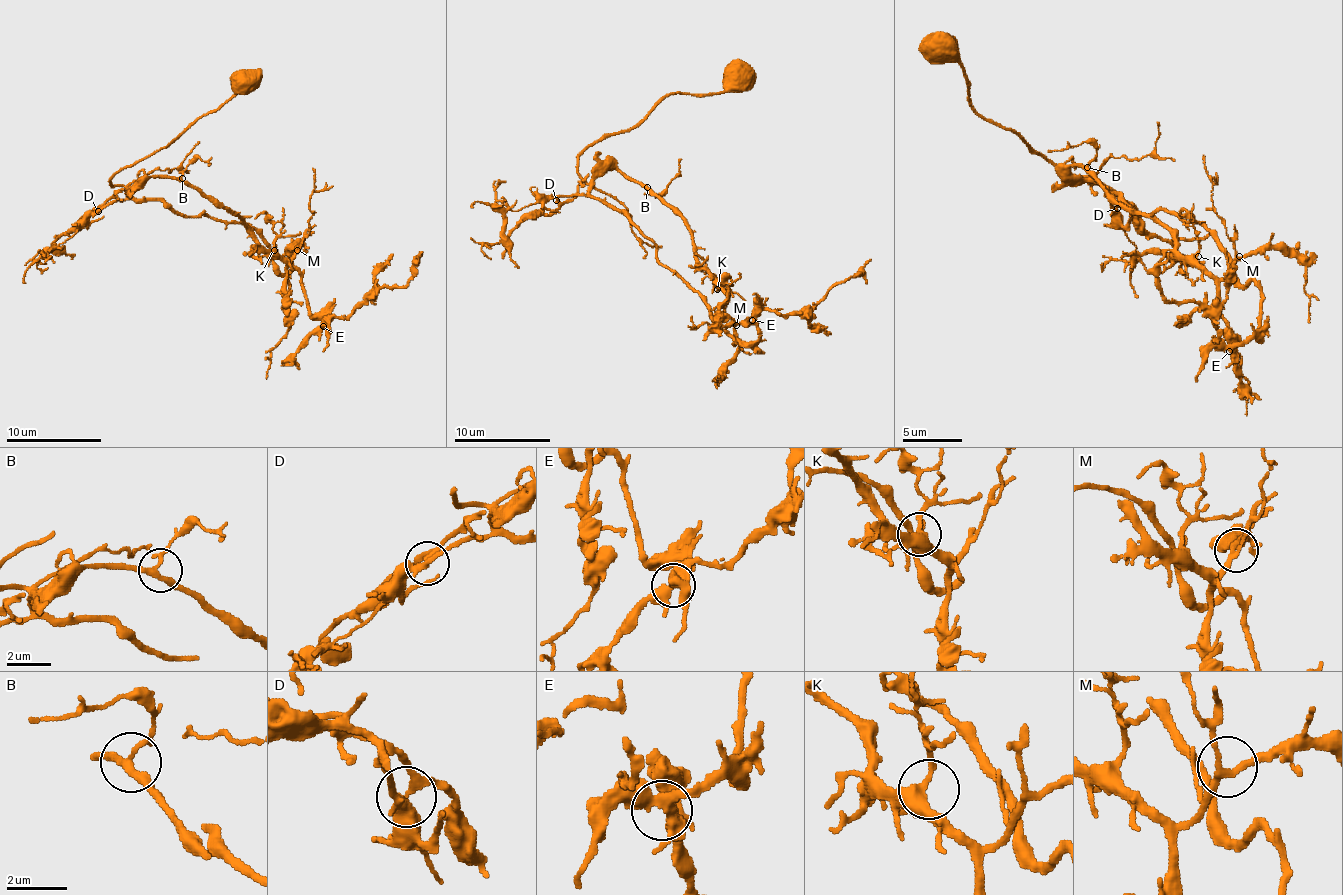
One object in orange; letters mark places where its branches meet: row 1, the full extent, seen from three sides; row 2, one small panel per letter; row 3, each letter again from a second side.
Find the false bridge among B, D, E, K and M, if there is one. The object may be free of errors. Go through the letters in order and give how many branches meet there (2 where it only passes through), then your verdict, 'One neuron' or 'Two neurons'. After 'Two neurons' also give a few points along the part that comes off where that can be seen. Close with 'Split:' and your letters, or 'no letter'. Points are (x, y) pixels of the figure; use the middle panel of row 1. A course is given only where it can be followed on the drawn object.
B: Branches: 4. One neuron
D: Branches: 4. Two neurons. Course of the part to remove: (557, 199), (555, 209), (532, 214), (500, 240), (502, 209), (496, 202), (494, 187), (506, 182)
E: Branches: 4. One neuron
K: Branches: 3. One neuron
M: Branches: 3. One neuron
Split: D

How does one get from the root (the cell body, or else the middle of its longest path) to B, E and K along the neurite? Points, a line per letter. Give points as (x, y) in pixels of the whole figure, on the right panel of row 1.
B: (940, 52), (963, 67), (970, 105), (987, 120), (1089, 176), (1080, 182), (1069, 167), (1087, 167)
E: (940, 52), (963, 67), (970, 105), (1054, 164), (1143, 215), (1202, 224), (1260, 289), (1257, 336), (1229, 351)
K: (940, 52), (987, 120), (1082, 182), (1081, 164), (1198, 256)

